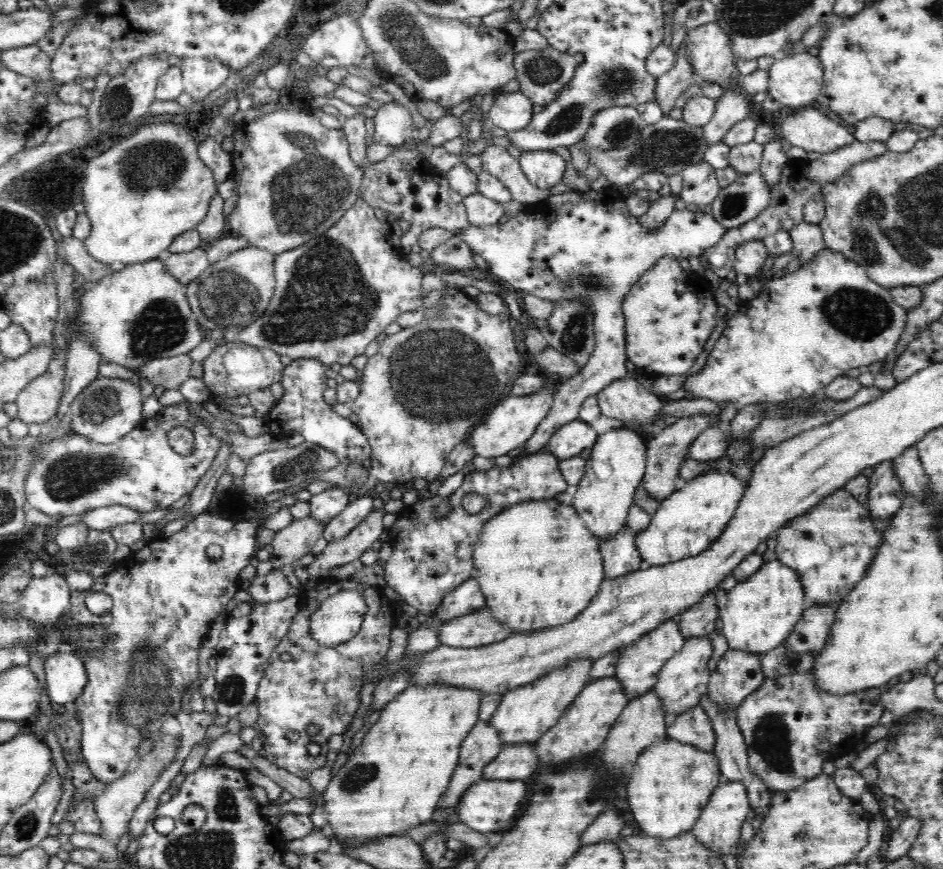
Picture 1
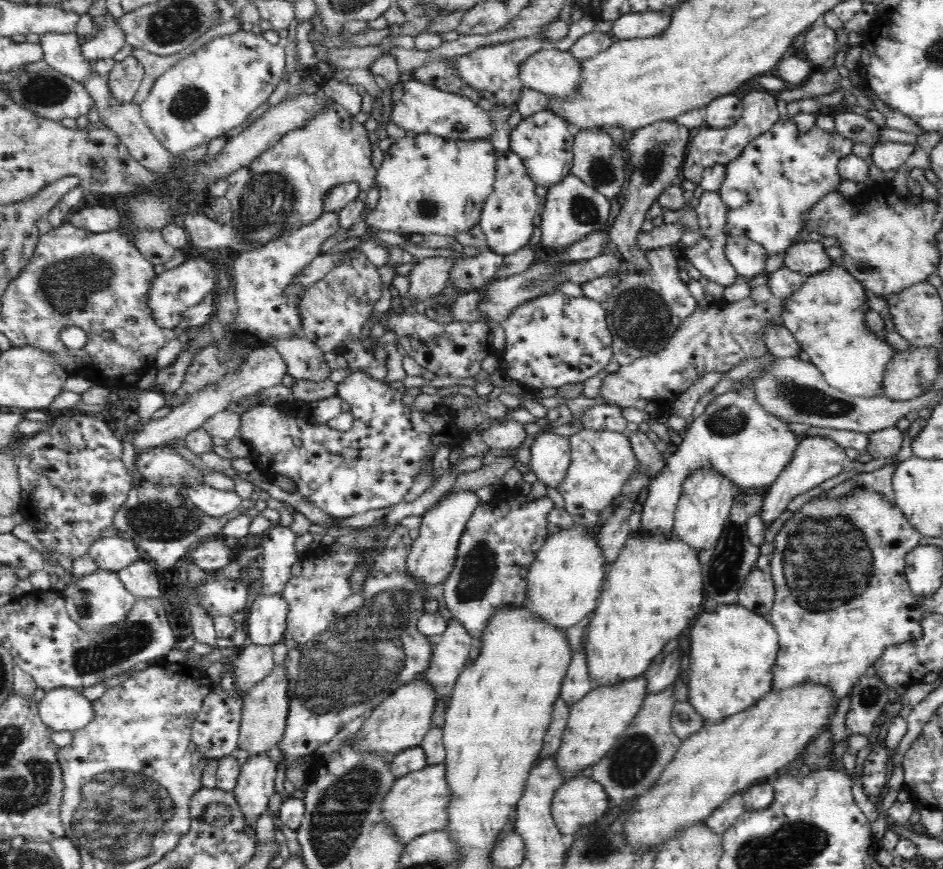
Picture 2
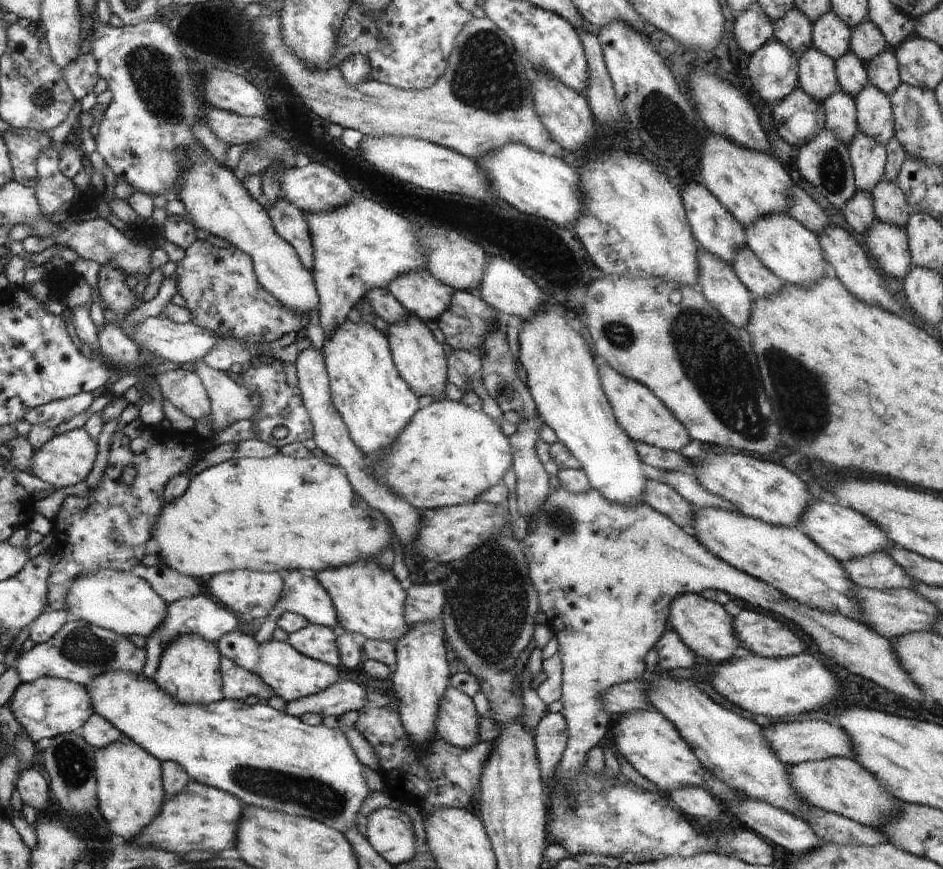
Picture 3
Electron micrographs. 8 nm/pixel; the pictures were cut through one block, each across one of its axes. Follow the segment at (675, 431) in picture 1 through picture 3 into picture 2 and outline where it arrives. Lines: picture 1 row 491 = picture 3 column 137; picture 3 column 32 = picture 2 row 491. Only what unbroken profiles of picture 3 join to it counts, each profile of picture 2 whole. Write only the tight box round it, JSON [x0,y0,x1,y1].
[635,384,798,536]

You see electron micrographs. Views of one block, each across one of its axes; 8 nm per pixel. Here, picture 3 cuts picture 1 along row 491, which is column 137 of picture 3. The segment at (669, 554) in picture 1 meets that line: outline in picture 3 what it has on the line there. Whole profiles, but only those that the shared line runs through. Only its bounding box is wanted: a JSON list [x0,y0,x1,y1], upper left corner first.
[87,671,369,831]

